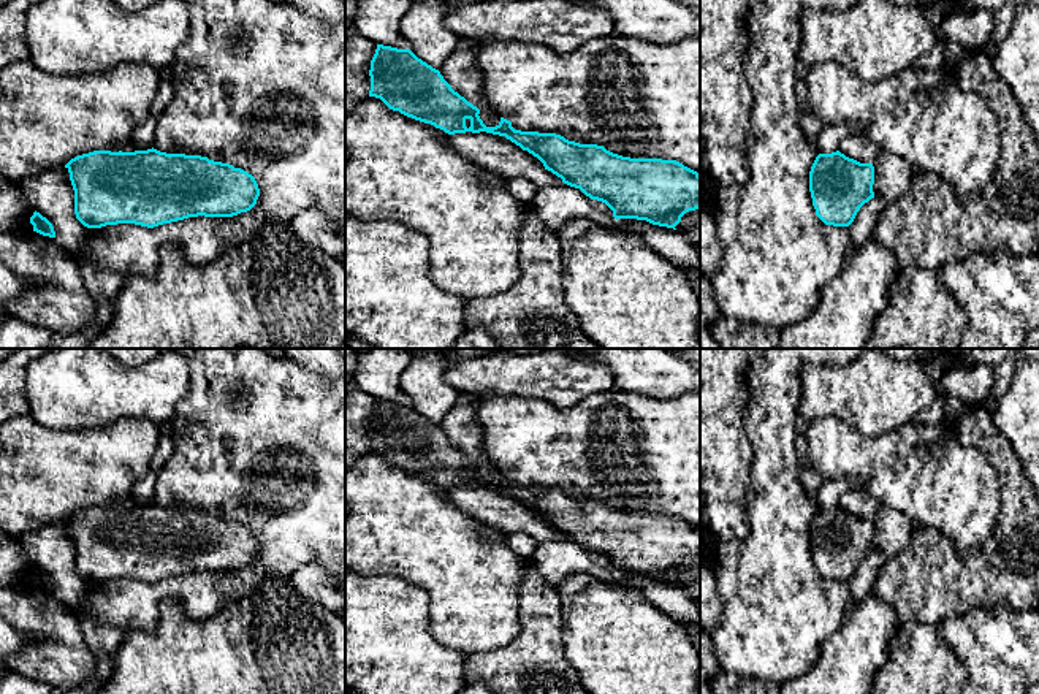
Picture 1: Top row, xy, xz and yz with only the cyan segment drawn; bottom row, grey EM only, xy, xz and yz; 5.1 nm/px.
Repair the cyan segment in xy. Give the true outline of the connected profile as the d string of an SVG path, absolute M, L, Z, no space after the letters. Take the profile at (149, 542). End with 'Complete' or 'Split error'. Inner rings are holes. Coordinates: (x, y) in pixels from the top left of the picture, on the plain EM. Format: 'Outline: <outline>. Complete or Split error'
Outline: M157 504L135 507L93 505L71 513L65 523L74 545L76 574L87 583L101 583L117 578L135 578L154 583L188 572L233 572L250 566L260 551L252 529L230 518L214 517L201 510L166 509Z. Complete

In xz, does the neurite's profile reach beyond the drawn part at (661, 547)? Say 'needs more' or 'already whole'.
already whole

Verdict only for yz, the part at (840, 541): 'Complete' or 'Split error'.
Complete

